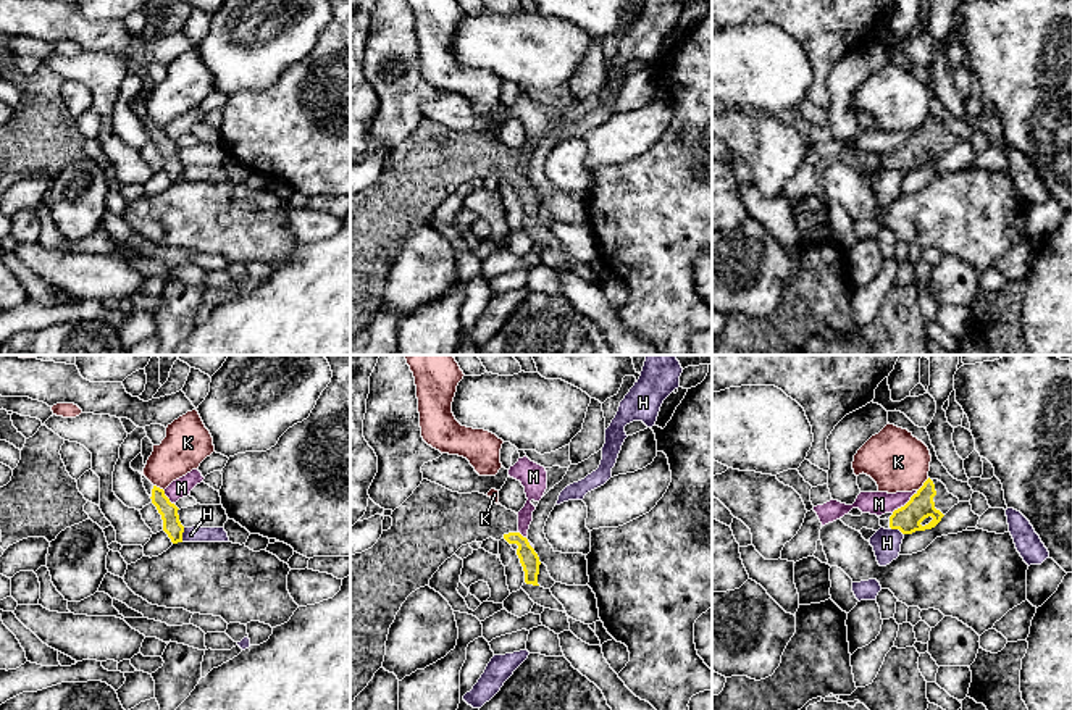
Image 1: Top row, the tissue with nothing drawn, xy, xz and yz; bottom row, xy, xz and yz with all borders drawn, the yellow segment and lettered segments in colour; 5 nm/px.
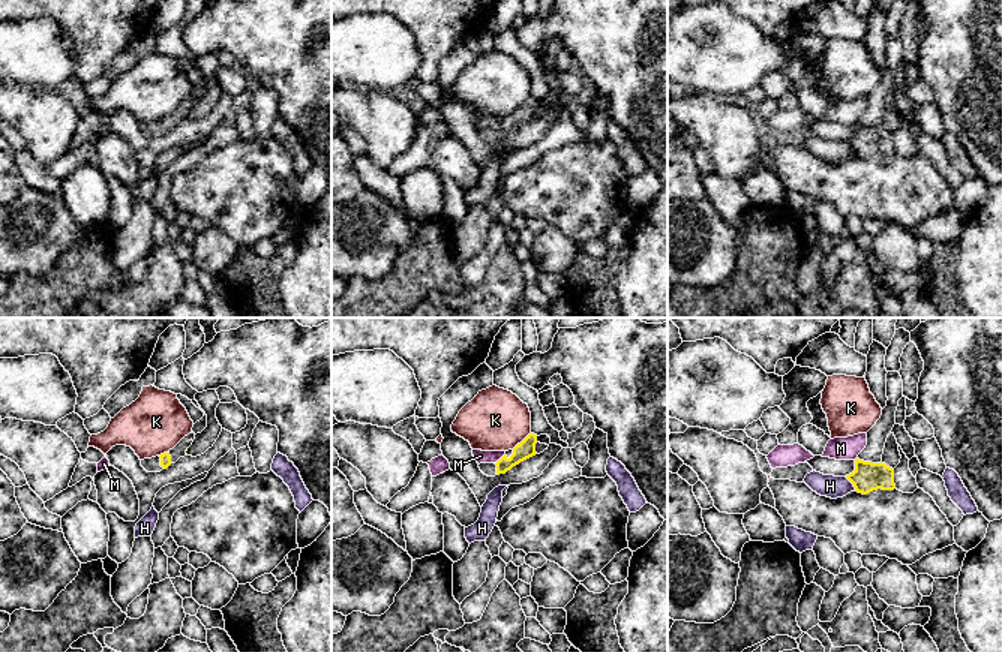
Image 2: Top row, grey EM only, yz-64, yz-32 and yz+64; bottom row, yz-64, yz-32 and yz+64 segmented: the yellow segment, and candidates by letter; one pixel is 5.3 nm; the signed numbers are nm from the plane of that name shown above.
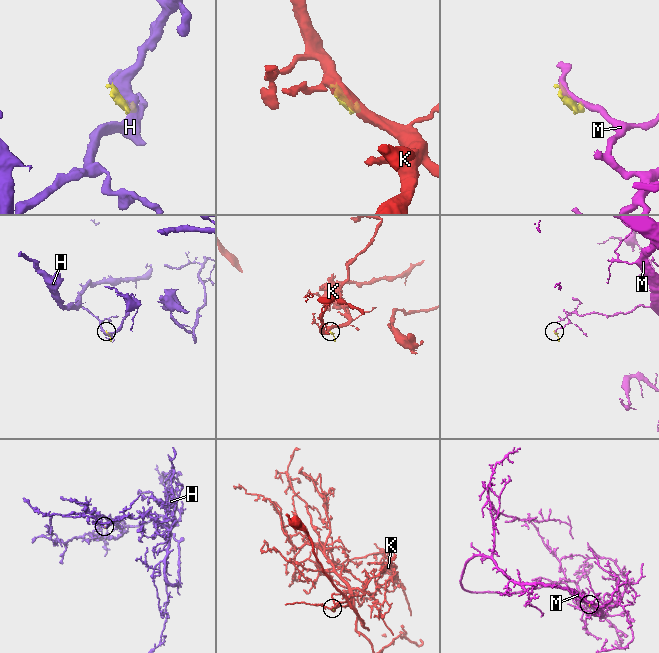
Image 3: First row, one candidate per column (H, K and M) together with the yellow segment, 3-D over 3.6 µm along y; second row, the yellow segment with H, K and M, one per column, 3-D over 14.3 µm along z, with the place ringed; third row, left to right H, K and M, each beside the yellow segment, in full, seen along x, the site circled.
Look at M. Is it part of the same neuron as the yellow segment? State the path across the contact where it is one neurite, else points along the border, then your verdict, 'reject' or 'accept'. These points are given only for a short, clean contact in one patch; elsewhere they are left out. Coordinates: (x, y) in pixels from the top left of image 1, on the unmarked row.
border along yz (917, 129), (891, 150); reject

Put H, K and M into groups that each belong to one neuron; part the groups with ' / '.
H / K / M

